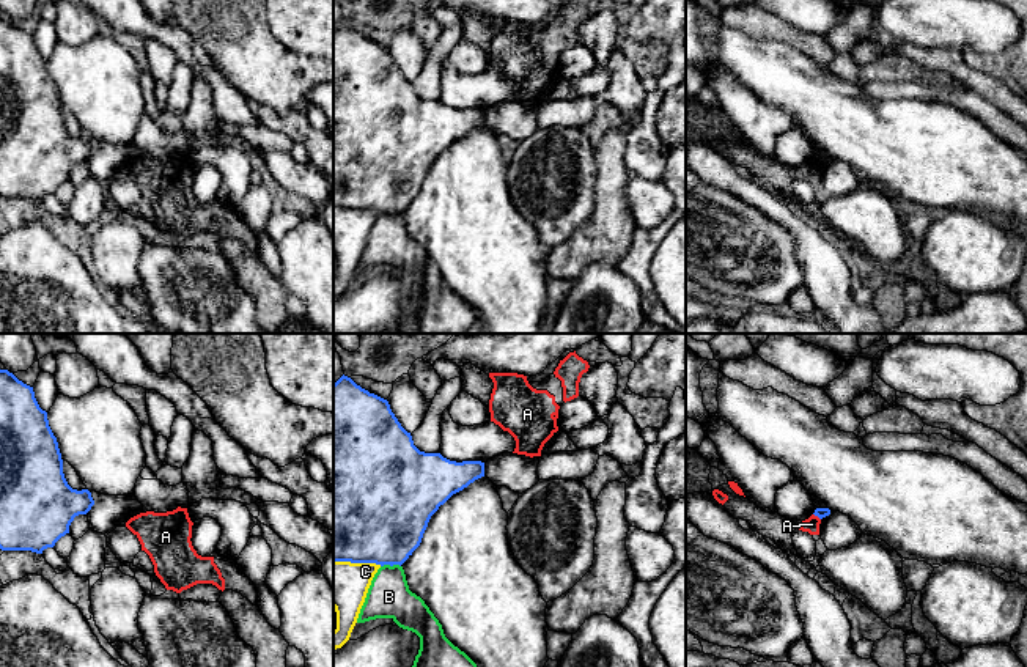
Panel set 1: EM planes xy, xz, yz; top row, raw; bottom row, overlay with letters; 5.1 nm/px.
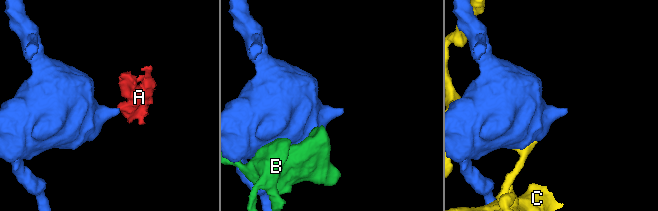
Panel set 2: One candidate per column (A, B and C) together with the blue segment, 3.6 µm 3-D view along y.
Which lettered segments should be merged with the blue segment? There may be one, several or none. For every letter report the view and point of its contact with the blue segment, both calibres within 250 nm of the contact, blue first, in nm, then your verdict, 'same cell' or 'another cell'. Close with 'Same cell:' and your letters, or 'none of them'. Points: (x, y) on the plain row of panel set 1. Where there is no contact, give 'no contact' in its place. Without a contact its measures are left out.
A: meets blue in yz at (817, 162); 50 nm thick on the blue side, 80 nm on the other; another cell
B: meets blue in xz at (390, 213); 460 nm thick on the blue side, 220 nm on the other; another cell
C: meets blue in xz at (357, 210); 500 nm thick on the blue side, 240 nm on the other; another cell
Same cell: none of them

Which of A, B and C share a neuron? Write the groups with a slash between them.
A / B / C

